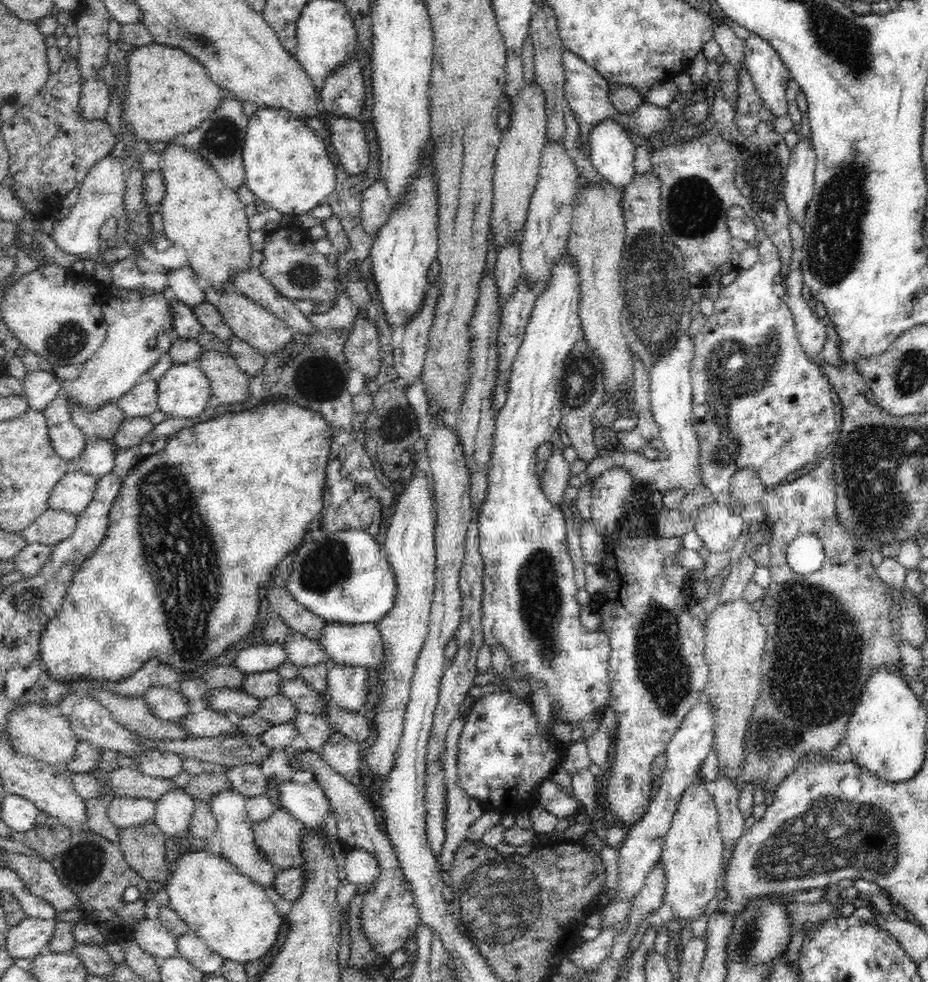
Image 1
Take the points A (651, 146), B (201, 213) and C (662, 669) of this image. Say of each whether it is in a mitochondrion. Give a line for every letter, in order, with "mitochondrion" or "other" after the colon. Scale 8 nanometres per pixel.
A: other
B: other
C: mitochondrion

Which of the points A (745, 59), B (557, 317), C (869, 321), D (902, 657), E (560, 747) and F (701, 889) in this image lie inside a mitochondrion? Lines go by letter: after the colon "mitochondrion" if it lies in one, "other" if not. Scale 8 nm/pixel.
A: other
B: other
C: other
D: other
E: other
F: other

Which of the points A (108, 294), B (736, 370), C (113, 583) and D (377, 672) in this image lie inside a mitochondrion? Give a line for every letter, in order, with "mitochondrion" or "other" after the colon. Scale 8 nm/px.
A: other
B: mitochondrion
C: other
D: other

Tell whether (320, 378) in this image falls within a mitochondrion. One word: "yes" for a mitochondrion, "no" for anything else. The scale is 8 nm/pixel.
yes

